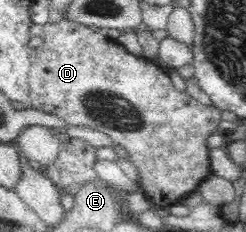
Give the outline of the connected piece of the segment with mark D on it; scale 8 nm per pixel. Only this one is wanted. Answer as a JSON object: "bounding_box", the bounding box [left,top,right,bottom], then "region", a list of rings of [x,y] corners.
{"bounding_box":[28,18,222,211],"region":[[[64,18],[43,25],[33,21],[28,32],[43,38],[41,46],[28,47],[32,106],[37,110],[58,114],[69,125],[83,125],[104,132],[113,143],[125,148],[128,159],[137,168],[138,188],[149,199],[152,207],[167,211],[172,204],[178,204],[197,191],[198,185],[205,179],[214,176],[207,138],[217,130],[222,120],[217,106],[209,107],[199,102],[186,90],[180,92],[171,83],[169,73],[159,64],[145,56],[135,56],[116,40],[94,32],[77,21]]]}

